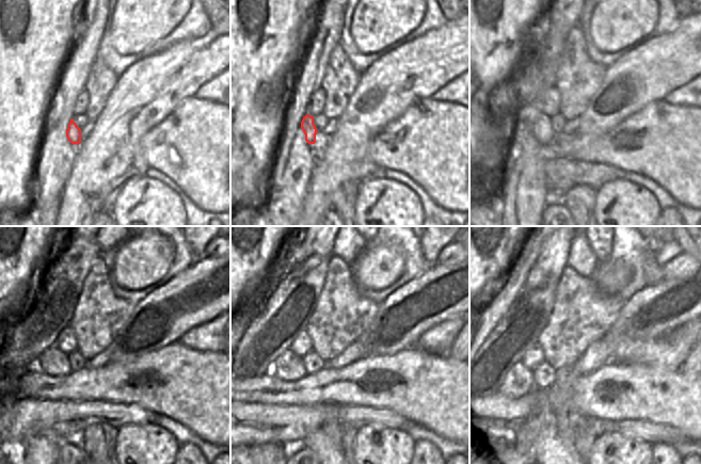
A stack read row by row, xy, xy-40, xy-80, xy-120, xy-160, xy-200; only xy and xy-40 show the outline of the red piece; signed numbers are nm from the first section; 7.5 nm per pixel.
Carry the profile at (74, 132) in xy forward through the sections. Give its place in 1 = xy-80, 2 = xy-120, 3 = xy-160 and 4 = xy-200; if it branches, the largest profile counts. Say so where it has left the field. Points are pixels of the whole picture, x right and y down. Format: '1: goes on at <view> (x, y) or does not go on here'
1: goes on at xy-80 (541, 129)
2: goes on at xy-120 (51, 362)
3: goes on at xy-160 (288, 367)
4: goes on at xy-200 (519, 381)

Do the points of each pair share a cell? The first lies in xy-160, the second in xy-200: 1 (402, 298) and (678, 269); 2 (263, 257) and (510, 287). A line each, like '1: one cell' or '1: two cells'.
1: two cells
2: two cells

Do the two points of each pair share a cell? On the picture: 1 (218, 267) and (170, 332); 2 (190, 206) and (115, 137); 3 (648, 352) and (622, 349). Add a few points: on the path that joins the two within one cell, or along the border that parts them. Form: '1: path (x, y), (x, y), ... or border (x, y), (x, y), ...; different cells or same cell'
1: path (206, 283), (173, 316); same cell
2: border (148, 166), (144, 173); different cells
3: border (658, 337), (641, 340), (633, 363); different cells

